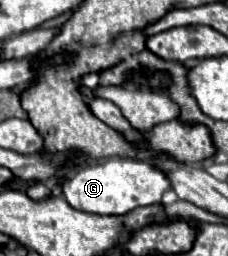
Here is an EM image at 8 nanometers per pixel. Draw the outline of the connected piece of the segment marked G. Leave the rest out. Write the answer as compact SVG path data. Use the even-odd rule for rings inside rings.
M107 158L97 164L89 164L79 168L75 176L67 178L63 184L63 194L67 202L85 212L93 214L125 214L139 206L159 204L163 194L171 190L169 174L145 160L129 160L129 158Z

